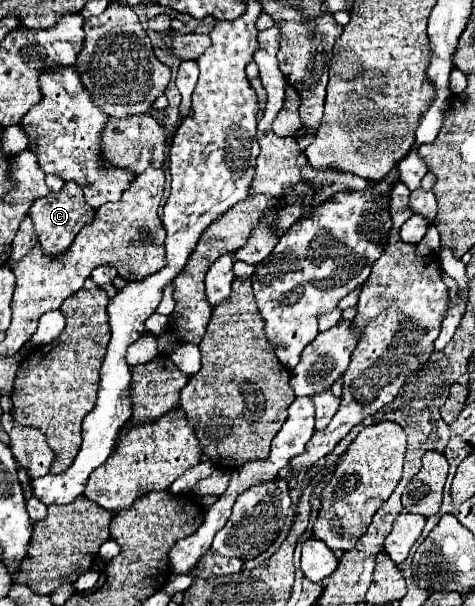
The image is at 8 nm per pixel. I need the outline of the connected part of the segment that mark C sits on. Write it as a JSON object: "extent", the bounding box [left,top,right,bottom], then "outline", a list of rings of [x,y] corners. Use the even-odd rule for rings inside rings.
{"extent":[30,182,94,256],"outline":[[[66,182],[60,192],[50,192],[48,196],[36,200],[30,208],[30,218],[34,222],[34,230],[38,234],[42,250],[50,256],[56,256],[68,250],[68,246],[76,238],[76,234],[82,230],[82,226],[92,222],[94,210],[88,206],[88,202],[84,202],[82,190],[76,186],[76,182]]]}

